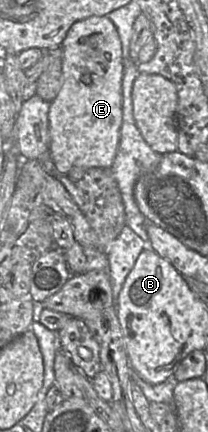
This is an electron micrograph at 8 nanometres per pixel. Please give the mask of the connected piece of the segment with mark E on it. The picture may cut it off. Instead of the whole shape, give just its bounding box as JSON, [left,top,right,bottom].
[49,16,124,176]

